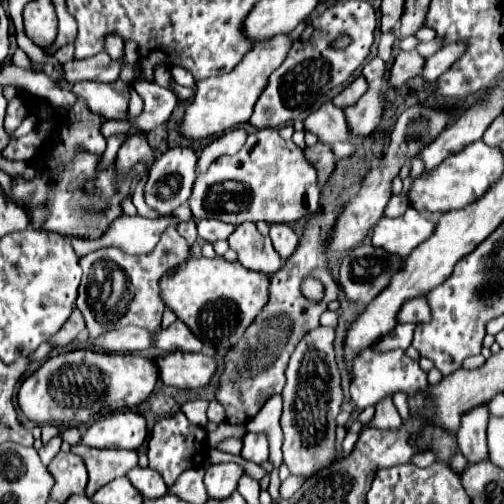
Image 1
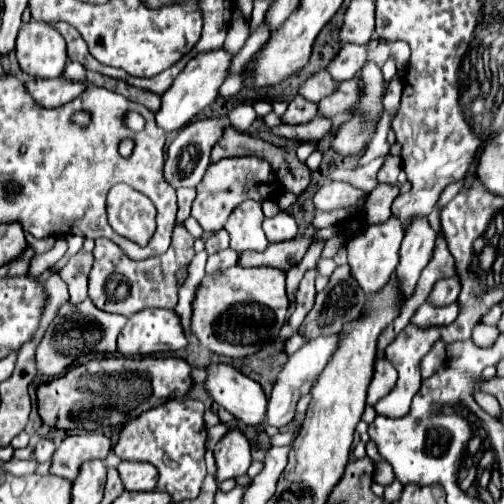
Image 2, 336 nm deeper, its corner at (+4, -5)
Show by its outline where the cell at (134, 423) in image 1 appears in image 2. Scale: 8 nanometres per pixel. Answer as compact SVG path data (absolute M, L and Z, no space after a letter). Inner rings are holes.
M84 432L84 434L70 436L54 452L50 474L68 478L68 480L76 480L80 466L86 460L106 458L110 450L112 450L112 442L104 434Z

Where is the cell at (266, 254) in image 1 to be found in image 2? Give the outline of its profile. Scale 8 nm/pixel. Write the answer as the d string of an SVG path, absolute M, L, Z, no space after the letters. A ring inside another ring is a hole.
M244 200L236 206L226 222L226 232L230 234L230 248L236 252L244 250L264 250L268 246L266 234L262 230L262 204L256 200Z

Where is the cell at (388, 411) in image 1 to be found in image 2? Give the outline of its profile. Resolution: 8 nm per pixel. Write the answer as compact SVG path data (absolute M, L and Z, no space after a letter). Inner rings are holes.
M368 442L368 444L366 444L366 452L368 452L368 456L374 460L374 466L376 466L376 470L378 470L378 472L374 472L374 482L378 482L378 484L382 484L382 486L392 484L392 482L394 482L394 470L392 470L392 466L390 466L388 462L384 462L384 458L376 452L376 444Z

